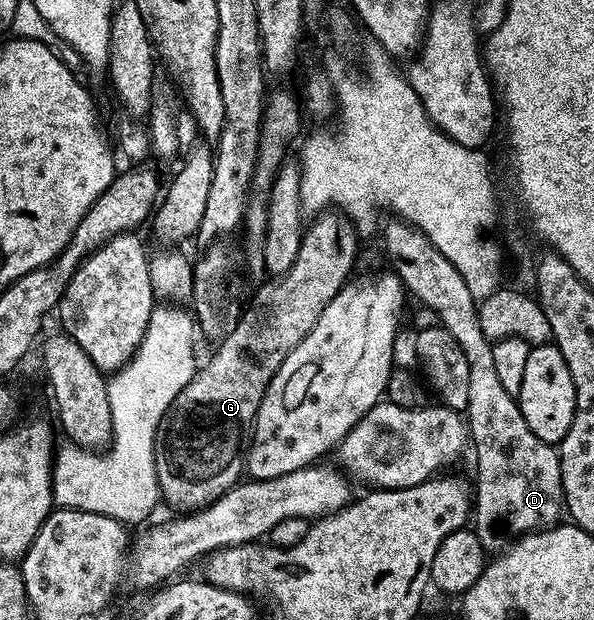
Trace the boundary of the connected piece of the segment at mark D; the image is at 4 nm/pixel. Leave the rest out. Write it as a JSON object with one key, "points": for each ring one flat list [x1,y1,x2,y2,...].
{"points":[[389,218,389,221,384,221,383,227,380,229,379,237,385,243,385,252,389,255,392,271,396,272,397,277,400,278,401,283,405,286,405,291,410,297,417,299,418,305,425,305,433,308,438,314,440,320,440,327,453,335,455,342,459,342,459,346,463,350,463,354,467,358,467,366,469,367,469,382,467,390,467,406,464,410,464,417,469,425,469,438,471,441,471,452,477,455,477,488,475,484,475,503,471,508,471,520,475,525,475,531,479,542,483,542,483,546,487,550,501,550,506,547,514,538,518,536,526,536,528,532,539,532,542,528,551,528,558,523,563,516,563,493,561,491,561,457,558,449,552,444,543,442,539,438,535,438,531,426,527,426,527,418,523,418,521,408,517,405,517,401,511,394,507,394,507,390,503,390,503,386,499,383,499,377,495,371,495,361,493,359,493,344,483,334,482,328,479,326,479,318,477,317,478,301,473,299,471,290,467,290,467,282,463,282,463,274,459,274,459,270,455,270,455,266,451,266,451,262,447,262,447,258,443,258,443,254,439,254,436,246,429,241,427,234,418,232,412,224,405,223,400,218]]}

